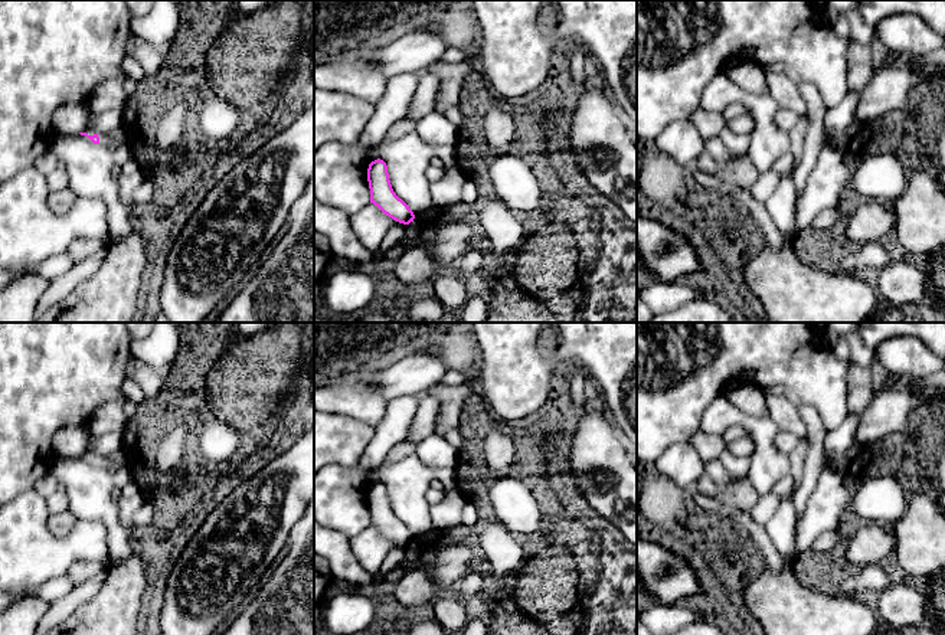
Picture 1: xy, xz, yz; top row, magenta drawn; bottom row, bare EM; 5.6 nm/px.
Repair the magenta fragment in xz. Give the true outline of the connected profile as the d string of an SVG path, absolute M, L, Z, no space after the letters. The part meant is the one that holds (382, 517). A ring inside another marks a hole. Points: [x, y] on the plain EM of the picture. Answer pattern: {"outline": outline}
{"outline": "M377 481L369 487L367 504L370 511L370 526L399 546L409 547L413 544L413 534L392 511L388 488L383 482Z"}

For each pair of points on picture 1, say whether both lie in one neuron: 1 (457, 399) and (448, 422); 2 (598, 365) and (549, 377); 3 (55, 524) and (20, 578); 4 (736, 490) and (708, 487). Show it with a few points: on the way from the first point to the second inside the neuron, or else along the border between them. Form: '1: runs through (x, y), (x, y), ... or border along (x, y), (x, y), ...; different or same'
1: runs through (451, 405), (448, 416); same
2: runs through (587, 360), (566, 360), (561, 366); same
3: border along (77, 521), (64, 536), (55, 536), (46, 527); different
4: runs through (729, 490), (715, 490); same

